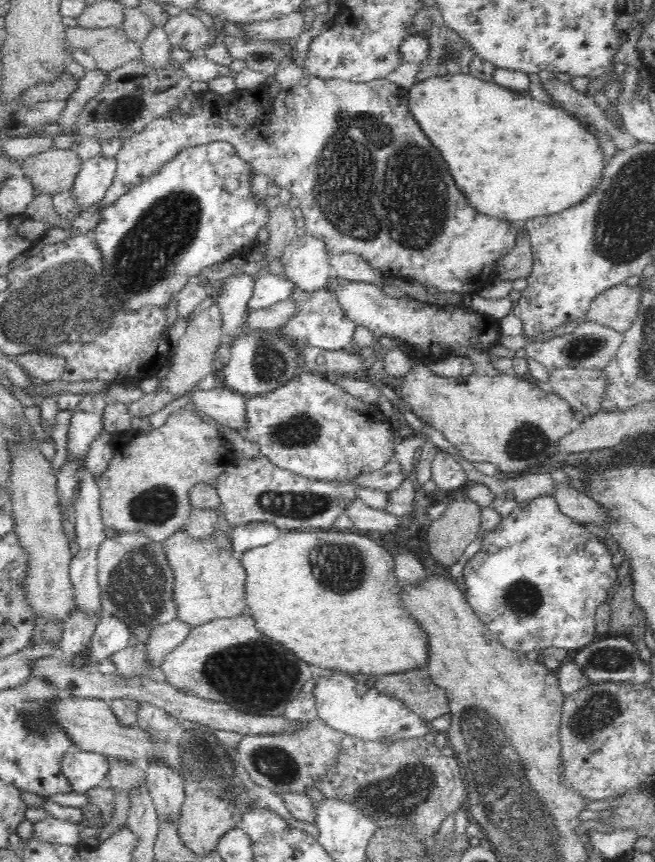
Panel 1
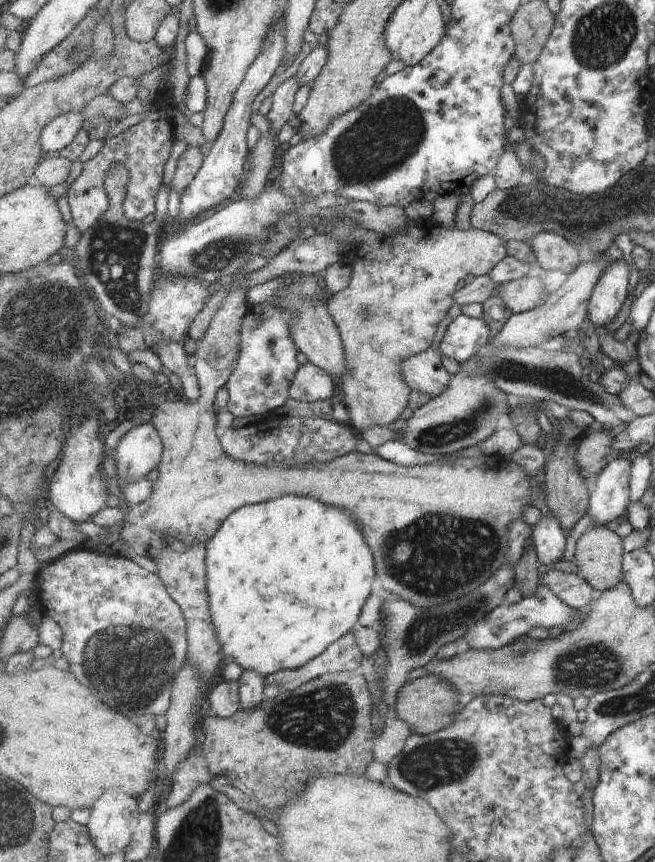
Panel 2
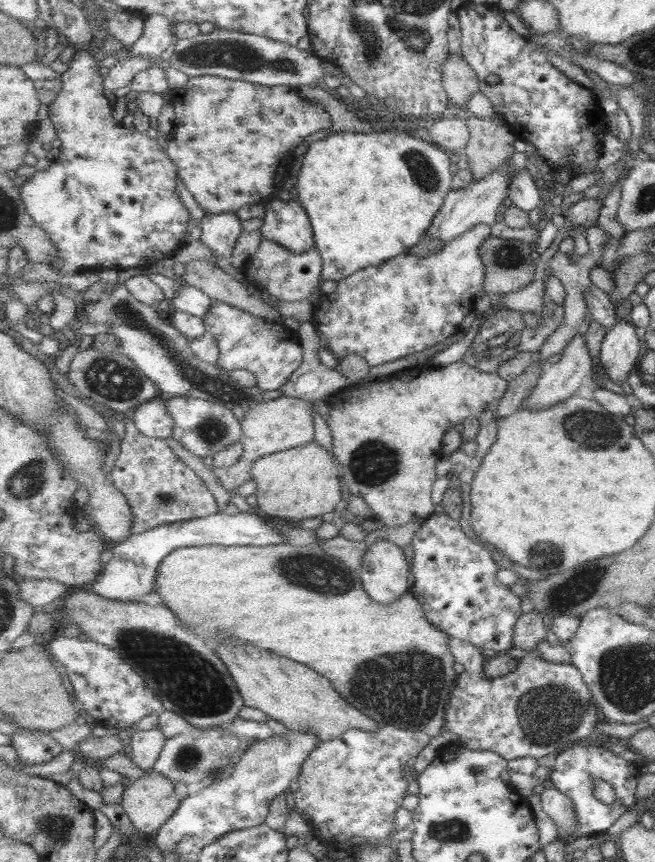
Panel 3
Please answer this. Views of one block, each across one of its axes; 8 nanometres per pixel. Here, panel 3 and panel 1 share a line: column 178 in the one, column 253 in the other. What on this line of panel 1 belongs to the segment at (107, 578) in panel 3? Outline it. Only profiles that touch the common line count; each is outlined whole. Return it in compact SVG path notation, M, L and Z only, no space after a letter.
M251 522L236 527L231 536L235 554L240 557L254 548L270 545L279 538L280 533L281 531L270 523Z

